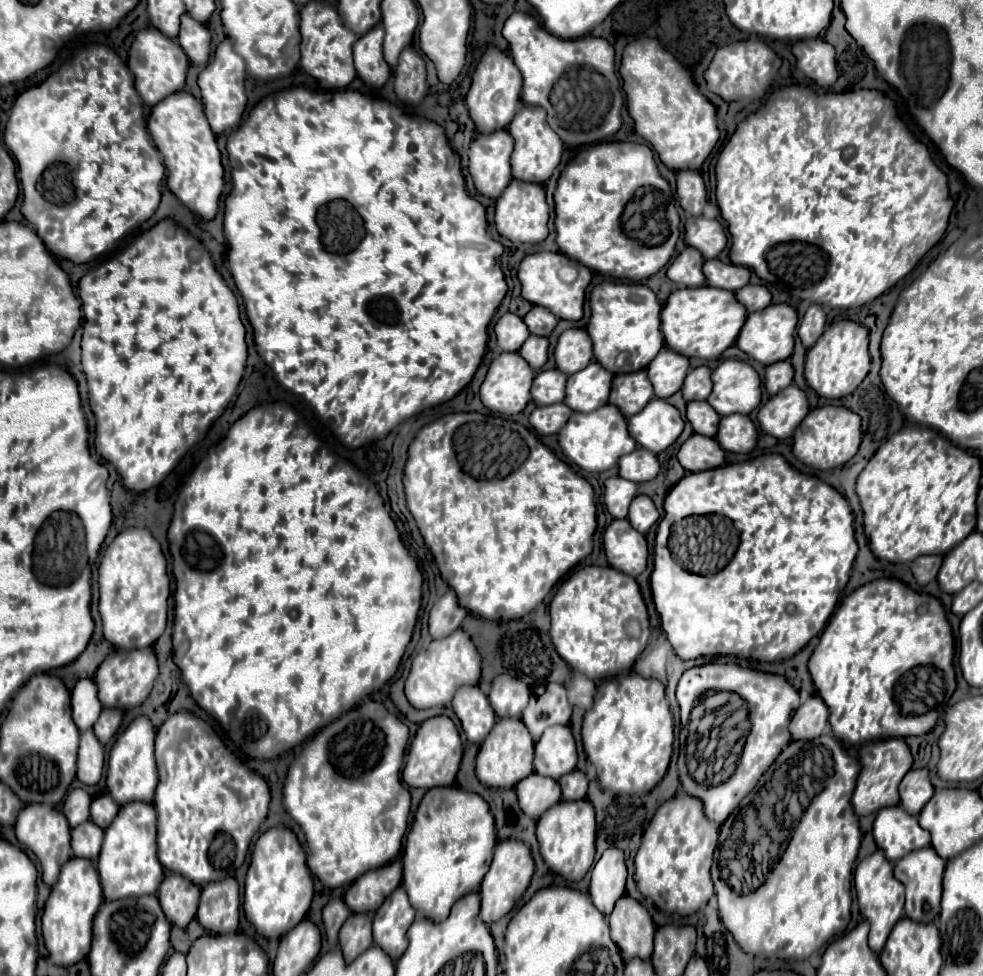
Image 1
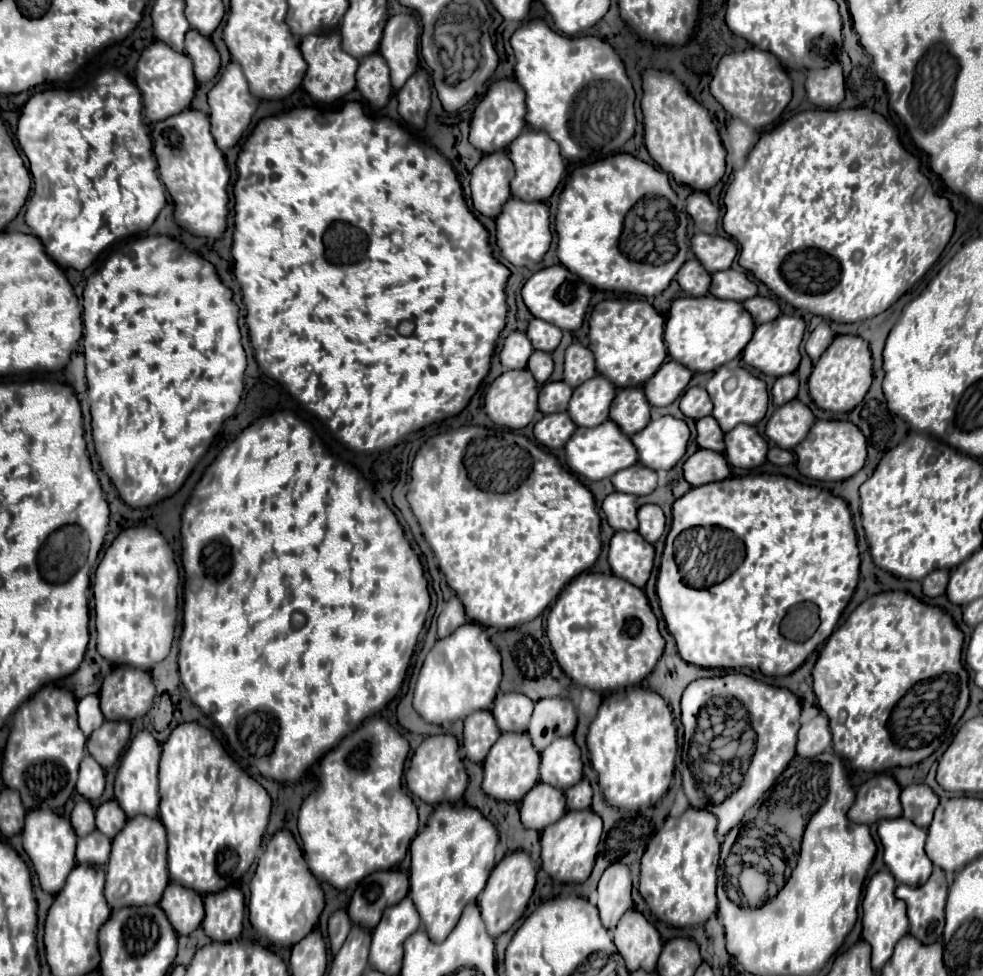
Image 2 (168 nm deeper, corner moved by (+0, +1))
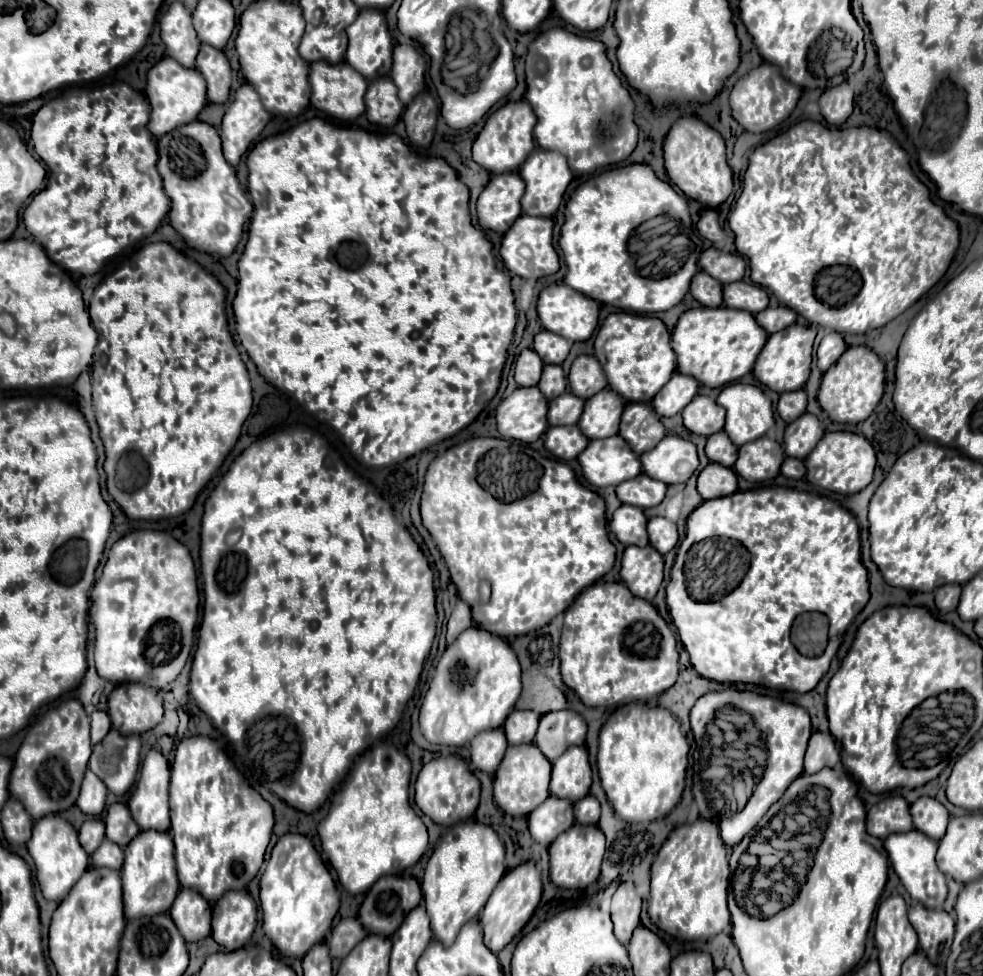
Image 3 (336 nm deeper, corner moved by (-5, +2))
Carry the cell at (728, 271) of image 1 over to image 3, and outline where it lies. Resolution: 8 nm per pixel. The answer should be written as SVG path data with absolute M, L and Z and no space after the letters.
M733 282L733 284L725 284L723 288L723 304L727 308L757 314L769 306L769 296L761 286L747 282Z

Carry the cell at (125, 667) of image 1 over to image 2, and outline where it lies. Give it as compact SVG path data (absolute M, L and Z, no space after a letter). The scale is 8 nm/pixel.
M118 665L102 681L100 707L106 719L136 719L148 713L156 697L156 687L148 671Z

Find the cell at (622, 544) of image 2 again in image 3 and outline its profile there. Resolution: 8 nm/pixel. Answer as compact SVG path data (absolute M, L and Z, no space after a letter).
M627 546L621 564L621 580L629 586L633 594L651 602L663 582L663 556L657 550L653 550L653 546L645 546L645 550L641 550L639 546Z

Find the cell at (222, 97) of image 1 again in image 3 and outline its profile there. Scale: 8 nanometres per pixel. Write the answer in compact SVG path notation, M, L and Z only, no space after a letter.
M243 84L231 96L231 104L223 116L221 126L223 154L231 166L237 166L247 156L269 120L271 114L263 108L261 98L253 86Z

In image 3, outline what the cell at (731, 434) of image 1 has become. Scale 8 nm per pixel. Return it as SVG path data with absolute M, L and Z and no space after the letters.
M763 436L739 448L739 458L733 470L747 482L765 482L779 474L783 460L783 446Z

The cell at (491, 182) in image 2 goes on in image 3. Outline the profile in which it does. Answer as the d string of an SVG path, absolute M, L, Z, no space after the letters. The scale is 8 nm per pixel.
M501 174L501 178L491 178L487 188L481 192L477 200L477 218L479 226L483 230L495 230L499 234L505 234L511 224L521 216L521 196L525 192L525 182L519 174Z

